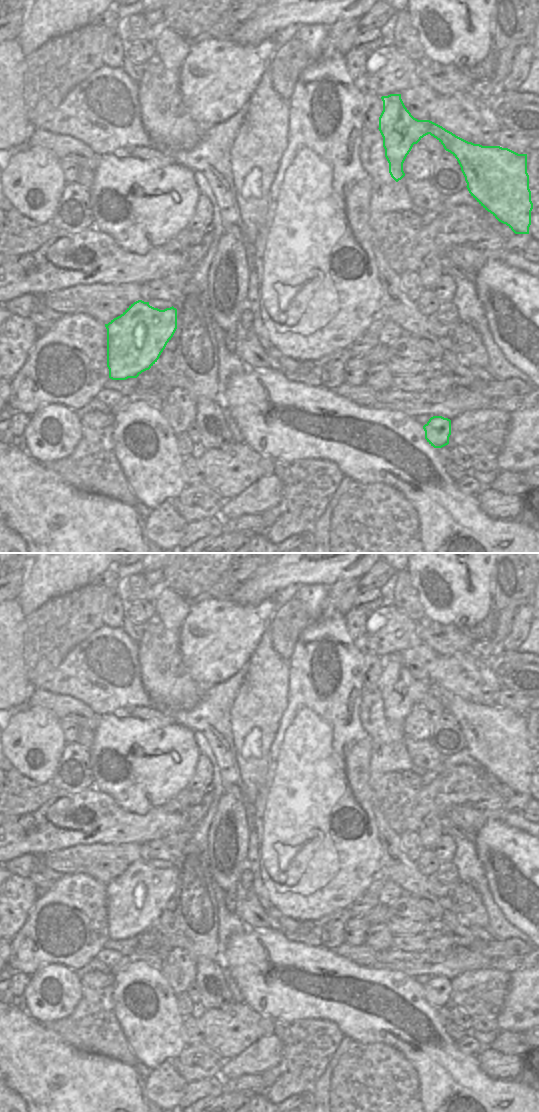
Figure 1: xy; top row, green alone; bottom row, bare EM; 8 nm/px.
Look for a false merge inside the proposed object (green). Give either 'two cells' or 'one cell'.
one cell

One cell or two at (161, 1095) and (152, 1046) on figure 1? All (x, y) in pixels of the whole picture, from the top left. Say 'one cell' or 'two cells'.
two cells

